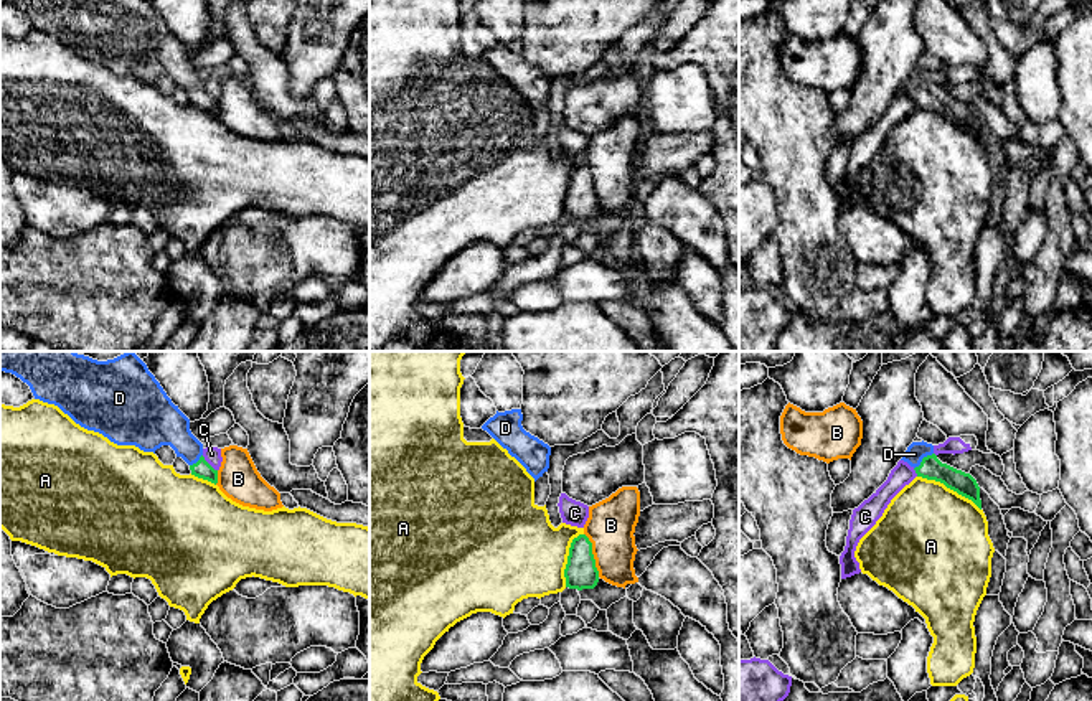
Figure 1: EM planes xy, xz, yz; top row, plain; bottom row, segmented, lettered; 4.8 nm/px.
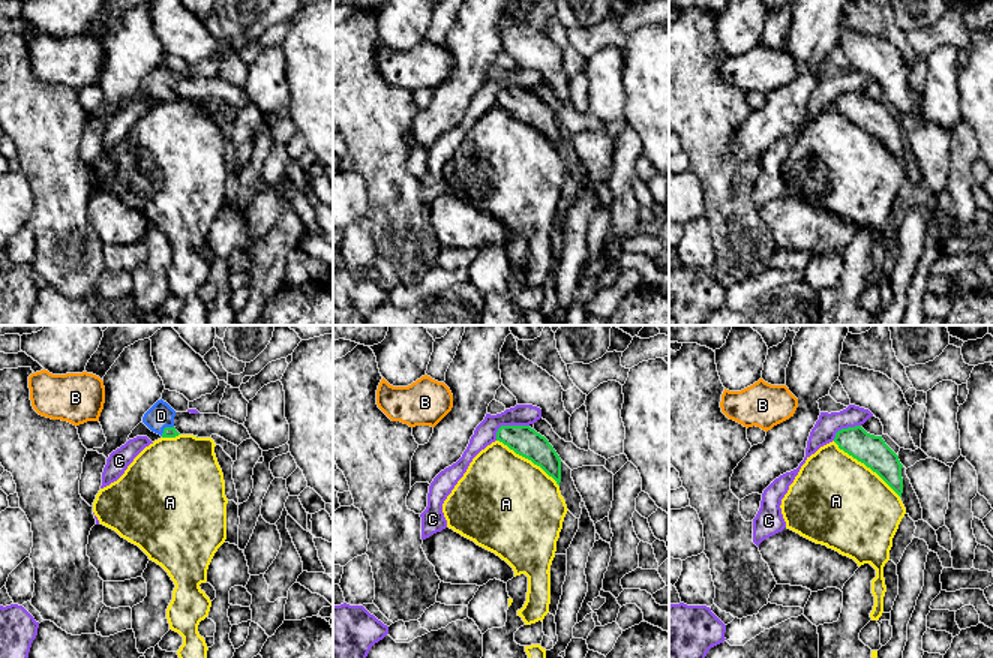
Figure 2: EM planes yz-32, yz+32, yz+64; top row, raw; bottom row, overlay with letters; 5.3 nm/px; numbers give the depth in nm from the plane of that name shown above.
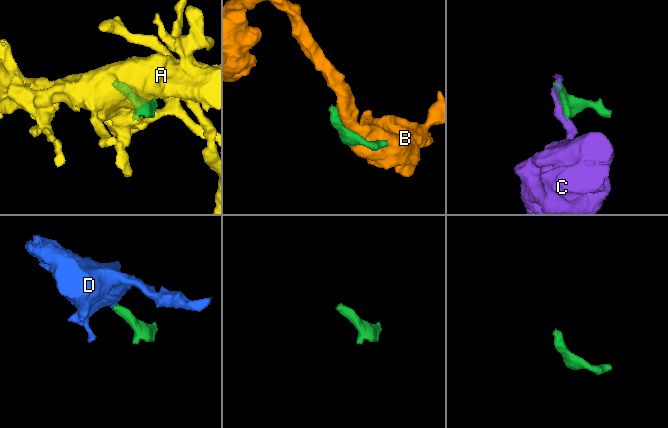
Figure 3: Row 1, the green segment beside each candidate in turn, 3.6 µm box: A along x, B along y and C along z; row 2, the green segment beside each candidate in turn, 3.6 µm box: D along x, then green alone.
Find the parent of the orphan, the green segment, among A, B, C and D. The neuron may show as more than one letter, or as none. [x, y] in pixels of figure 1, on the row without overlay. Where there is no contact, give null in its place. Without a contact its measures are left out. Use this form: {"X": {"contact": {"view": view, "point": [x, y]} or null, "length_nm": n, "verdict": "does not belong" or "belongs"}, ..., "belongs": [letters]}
{"A": {"contact": {"view": "yz", "point": [949, 117]}, "length_nm": 360, "verdict": "does not belong"}, "B": {"contact": {"view": "xz", "point": [593, 185]}, "length_nm": 220, "verdict": "does not belong"}, "C": {"contact": {"view": "xy", "point": [208, 94]}, "length_nm": 110, "verdict": "does not belong"}, "D": {"contact": {"view": "yz", "point": [922, 89]}, "length_nm": 130, "verdict": "belongs"}, "belongs": ["D"]}

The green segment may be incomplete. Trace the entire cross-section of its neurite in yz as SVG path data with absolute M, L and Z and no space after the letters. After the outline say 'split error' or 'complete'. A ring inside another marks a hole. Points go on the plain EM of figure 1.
M912 73L902 89L917 104L917 107L935 111L958 125L972 130L981 140L980 117L977 111L962 101L942 94L934 84L934 76L927 73Z; split error

